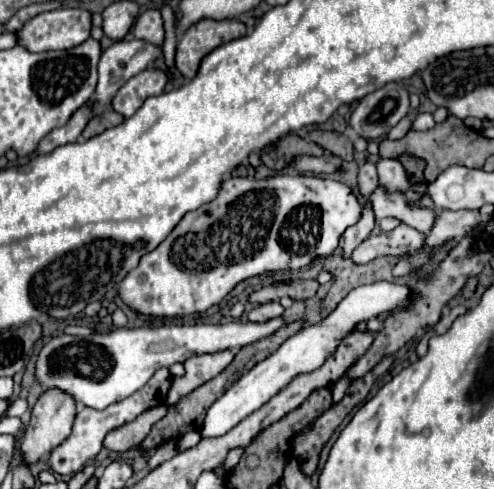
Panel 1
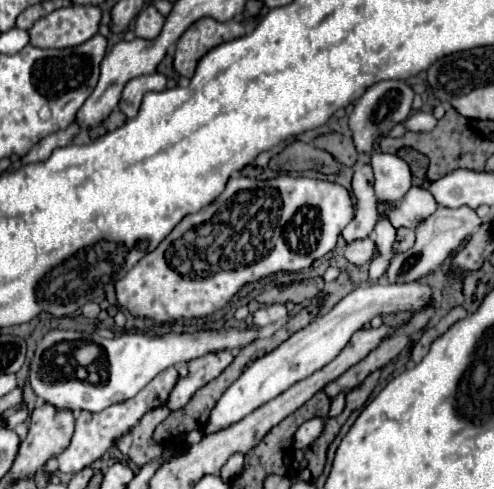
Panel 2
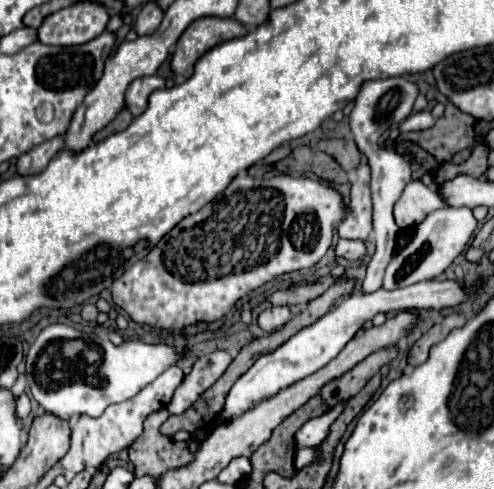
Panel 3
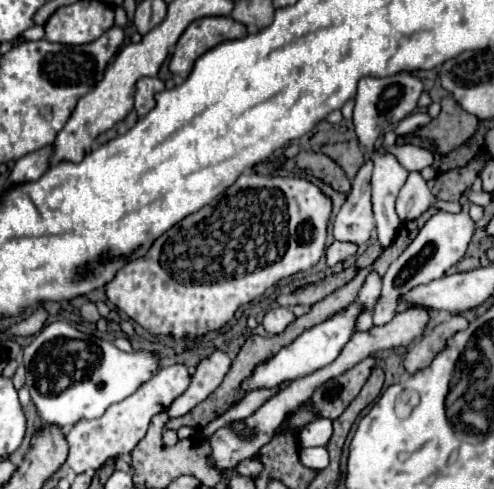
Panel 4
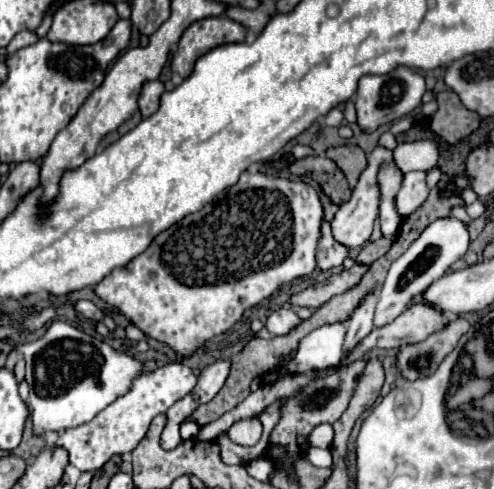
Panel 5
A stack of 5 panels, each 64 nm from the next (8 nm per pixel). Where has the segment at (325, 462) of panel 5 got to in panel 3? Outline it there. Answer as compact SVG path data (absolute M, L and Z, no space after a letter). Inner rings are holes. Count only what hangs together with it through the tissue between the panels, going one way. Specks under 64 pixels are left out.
M302 448L302 450L296 450L294 466L300 470L300 468L312 464L312 456L318 456L318 450L316 450L316 448Z

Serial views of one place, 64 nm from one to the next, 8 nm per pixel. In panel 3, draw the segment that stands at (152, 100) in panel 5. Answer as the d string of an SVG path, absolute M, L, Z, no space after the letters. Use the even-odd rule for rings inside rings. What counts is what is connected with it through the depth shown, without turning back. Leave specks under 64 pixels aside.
M162 76L136 78L126 90L126 108L132 112L132 116L140 116L144 112L144 108L148 106L150 92L160 90L160 88L164 88Z

